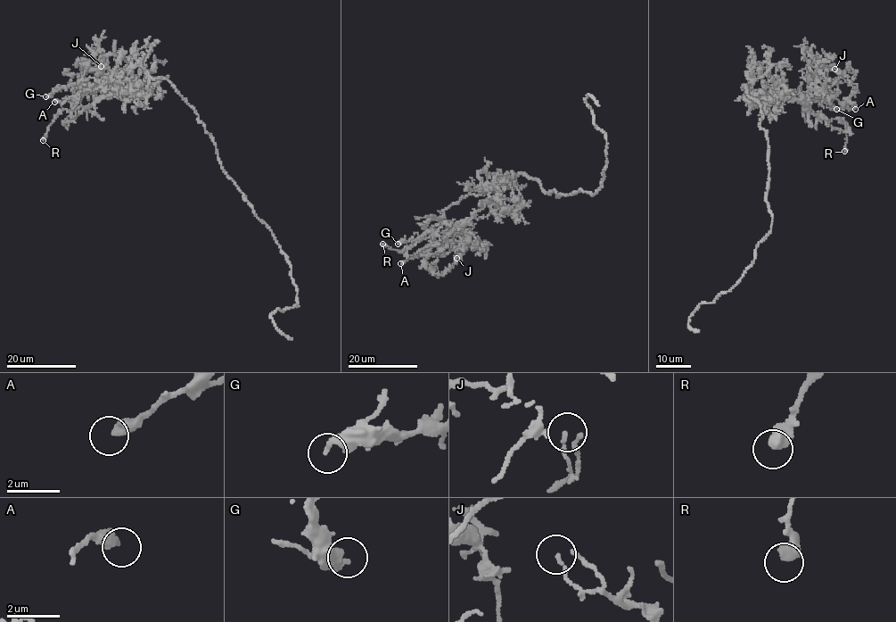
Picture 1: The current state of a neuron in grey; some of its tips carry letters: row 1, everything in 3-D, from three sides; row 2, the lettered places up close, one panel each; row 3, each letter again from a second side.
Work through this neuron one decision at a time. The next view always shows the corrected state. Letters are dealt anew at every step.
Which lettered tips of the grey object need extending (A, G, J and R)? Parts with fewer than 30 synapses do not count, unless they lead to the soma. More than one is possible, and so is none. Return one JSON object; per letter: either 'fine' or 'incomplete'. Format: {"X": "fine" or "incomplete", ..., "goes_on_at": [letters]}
{"A": "fine", "G": "fine", "J": "fine", "R": "fine", "goes_on_at": []}

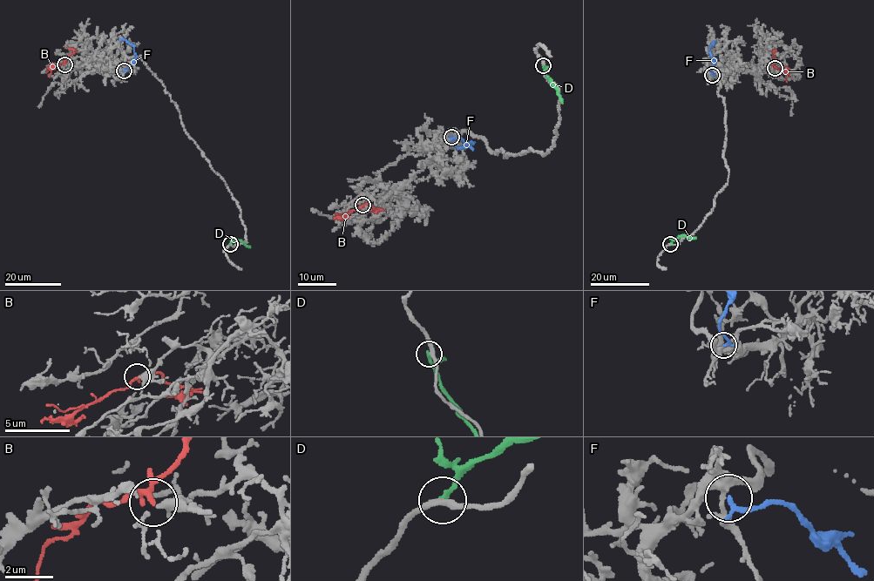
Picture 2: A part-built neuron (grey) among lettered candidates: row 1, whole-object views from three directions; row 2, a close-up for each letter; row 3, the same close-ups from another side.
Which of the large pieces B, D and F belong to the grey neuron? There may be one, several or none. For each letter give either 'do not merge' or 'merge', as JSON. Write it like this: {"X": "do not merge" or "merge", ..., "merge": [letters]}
{"B": "merge", "D": "do not merge", "F": "do not merge", "merge": ["B"]}

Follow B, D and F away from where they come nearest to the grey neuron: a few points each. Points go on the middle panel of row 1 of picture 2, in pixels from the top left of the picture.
B: (362, 205), (341, 215), (335, 213)
D: (543, 65), (562, 103)
F: (450, 138), (459, 138), (465, 143), (473, 142), (455, 147)

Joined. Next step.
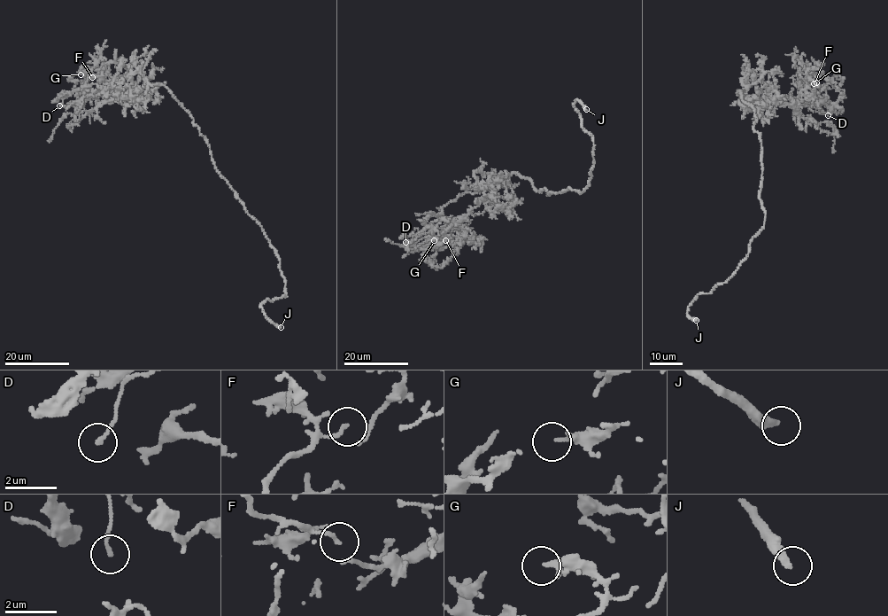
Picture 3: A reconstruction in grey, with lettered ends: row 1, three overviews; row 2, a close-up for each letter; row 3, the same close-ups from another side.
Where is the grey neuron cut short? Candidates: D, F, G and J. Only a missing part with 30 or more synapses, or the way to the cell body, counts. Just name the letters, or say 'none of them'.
J

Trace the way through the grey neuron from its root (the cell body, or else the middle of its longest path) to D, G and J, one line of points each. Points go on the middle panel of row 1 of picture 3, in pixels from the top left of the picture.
D: (547, 192), (505, 172), (445, 231), (436, 228), (405, 242)
G: (547, 192), (505, 172), (445, 231), (436, 228), (428, 235), (441, 238), (434, 240)
J: (547, 192), (569, 188), (580, 193), (589, 184), (593, 137), (582, 126), (575, 100), (586, 109)

